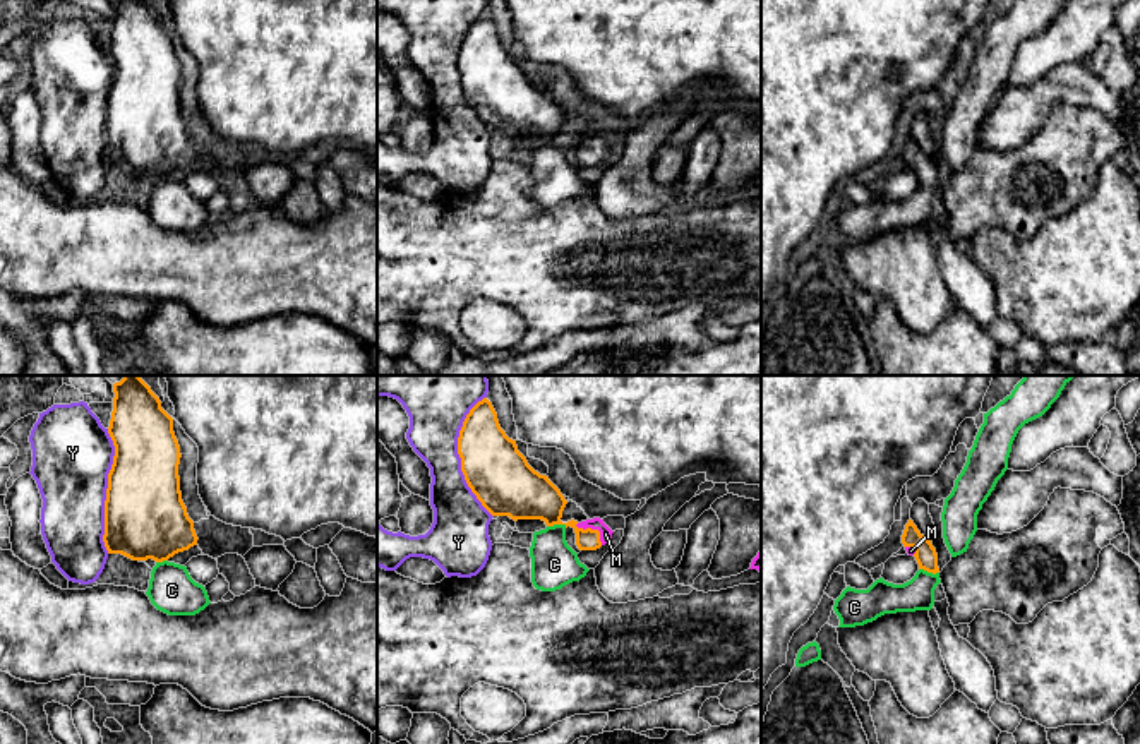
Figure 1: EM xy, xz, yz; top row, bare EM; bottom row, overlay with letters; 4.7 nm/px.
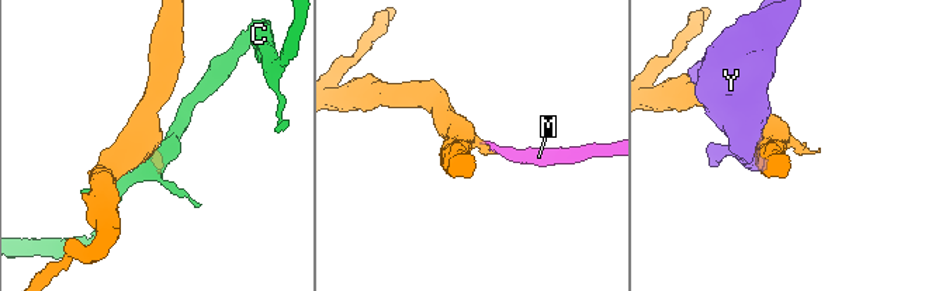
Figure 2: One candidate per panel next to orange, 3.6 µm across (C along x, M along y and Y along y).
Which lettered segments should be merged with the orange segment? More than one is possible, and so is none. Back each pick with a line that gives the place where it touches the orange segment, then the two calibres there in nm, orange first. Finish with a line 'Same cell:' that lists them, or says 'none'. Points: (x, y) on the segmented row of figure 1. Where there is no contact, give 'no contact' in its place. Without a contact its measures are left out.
M: meets orange in xz at (594, 530); 160 nm thick on the orange side, 60 nm on the other
Same cell: M

